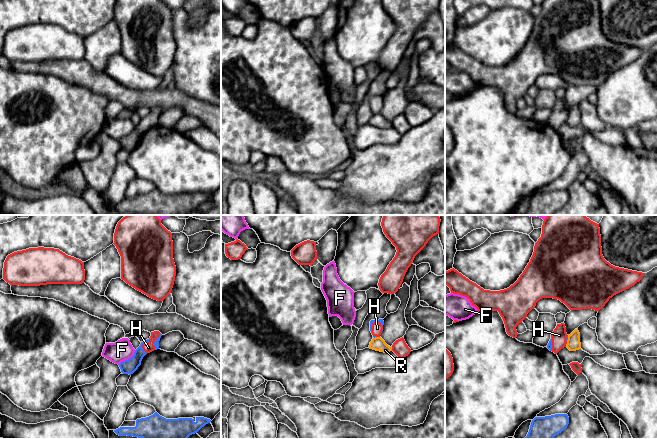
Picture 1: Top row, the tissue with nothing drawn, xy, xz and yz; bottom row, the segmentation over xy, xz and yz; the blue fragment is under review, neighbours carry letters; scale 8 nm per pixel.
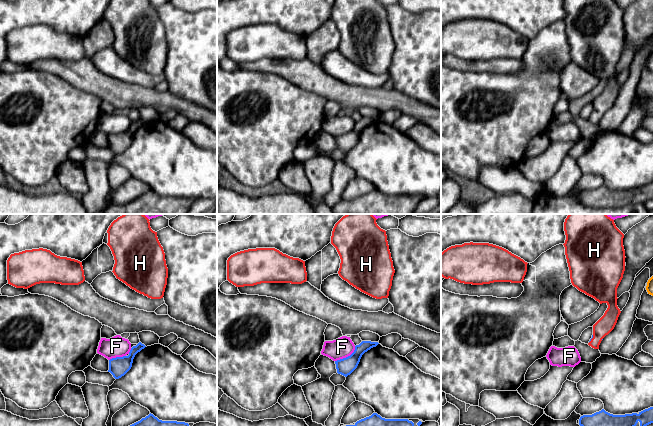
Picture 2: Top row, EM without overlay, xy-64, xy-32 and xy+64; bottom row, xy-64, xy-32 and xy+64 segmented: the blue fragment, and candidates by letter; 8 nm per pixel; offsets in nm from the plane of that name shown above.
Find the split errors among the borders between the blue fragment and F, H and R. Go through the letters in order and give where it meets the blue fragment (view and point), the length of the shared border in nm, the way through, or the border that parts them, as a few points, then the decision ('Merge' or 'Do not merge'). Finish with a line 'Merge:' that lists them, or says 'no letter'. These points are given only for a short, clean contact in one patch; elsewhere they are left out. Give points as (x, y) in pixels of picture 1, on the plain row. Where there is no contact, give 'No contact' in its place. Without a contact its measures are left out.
F: Touches blue at xy (128, 135). Shared border 180 nm. Do not merge
H: Touches blue at xy (142, 120). Shared border 130 nm. Do not merge
R: Touches blue at yz (567, 114). Shared border 40 nm. Boundary: yz (568, 112), (566, 116). Do not merge
Merge: no letter

